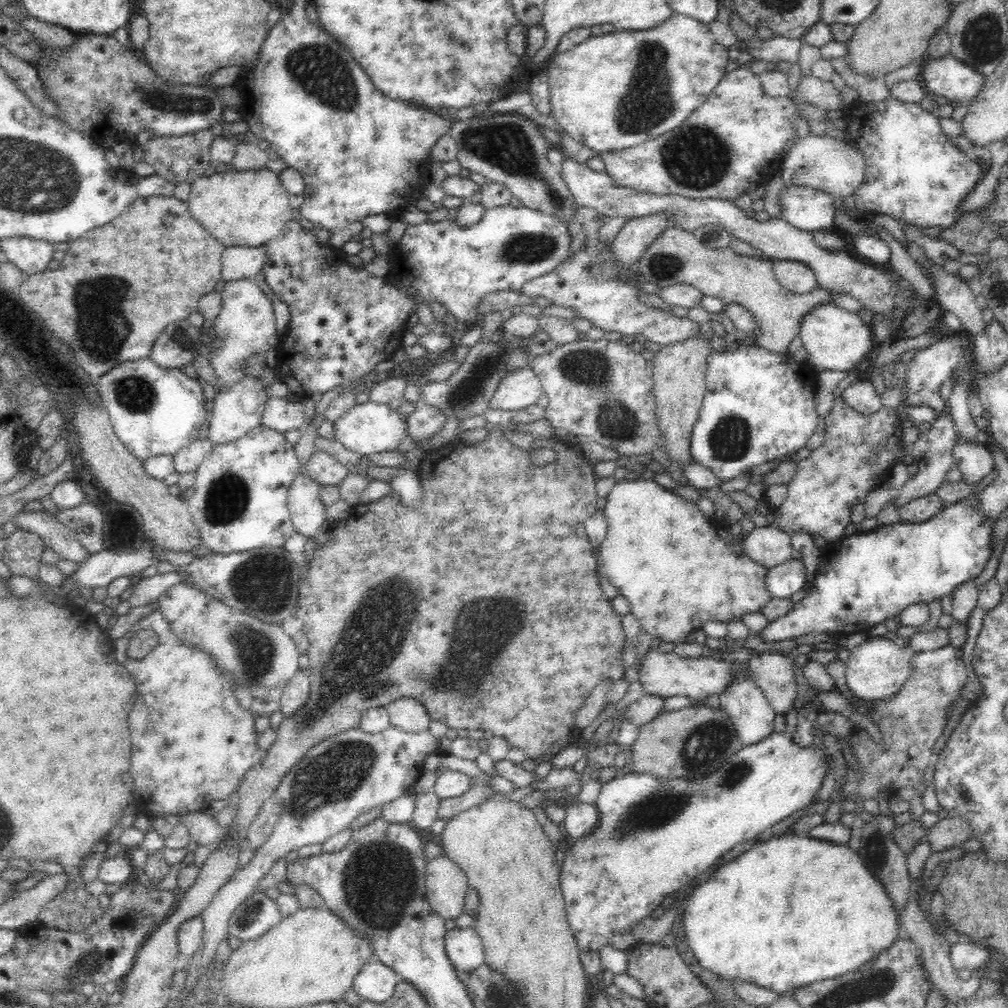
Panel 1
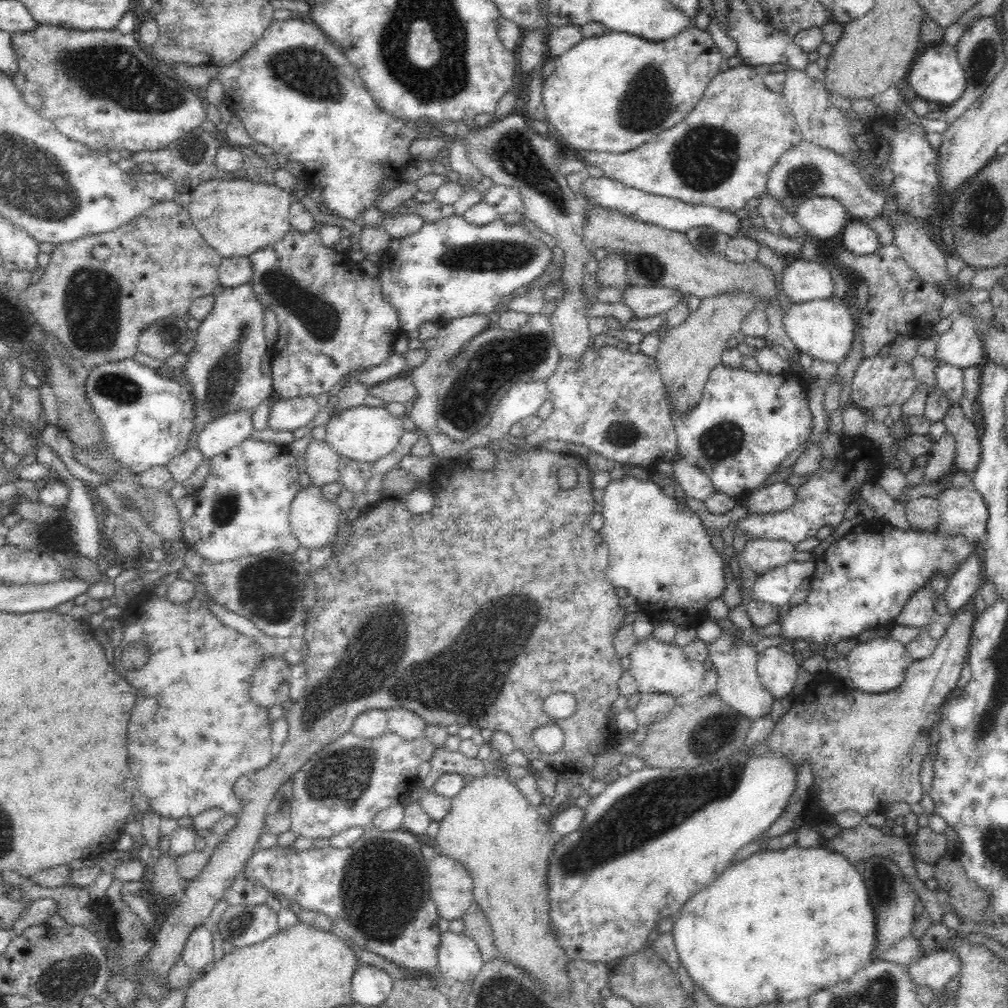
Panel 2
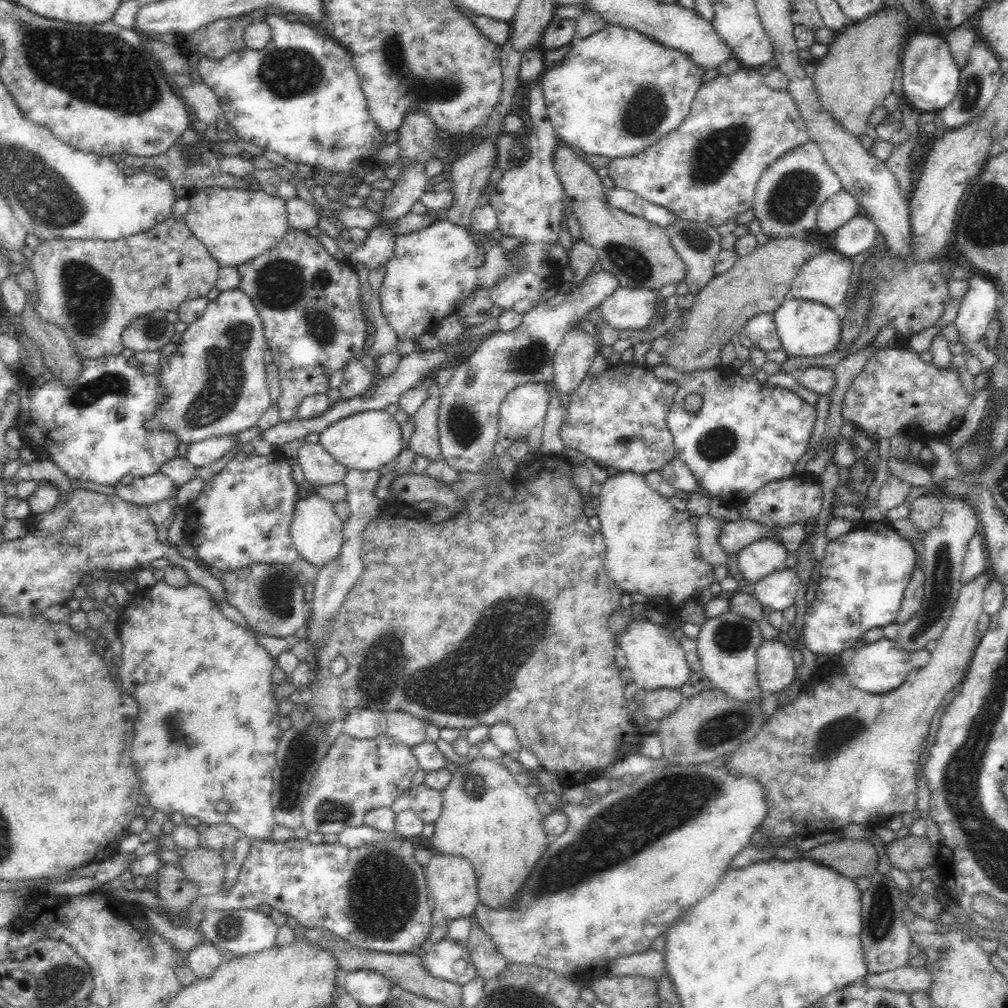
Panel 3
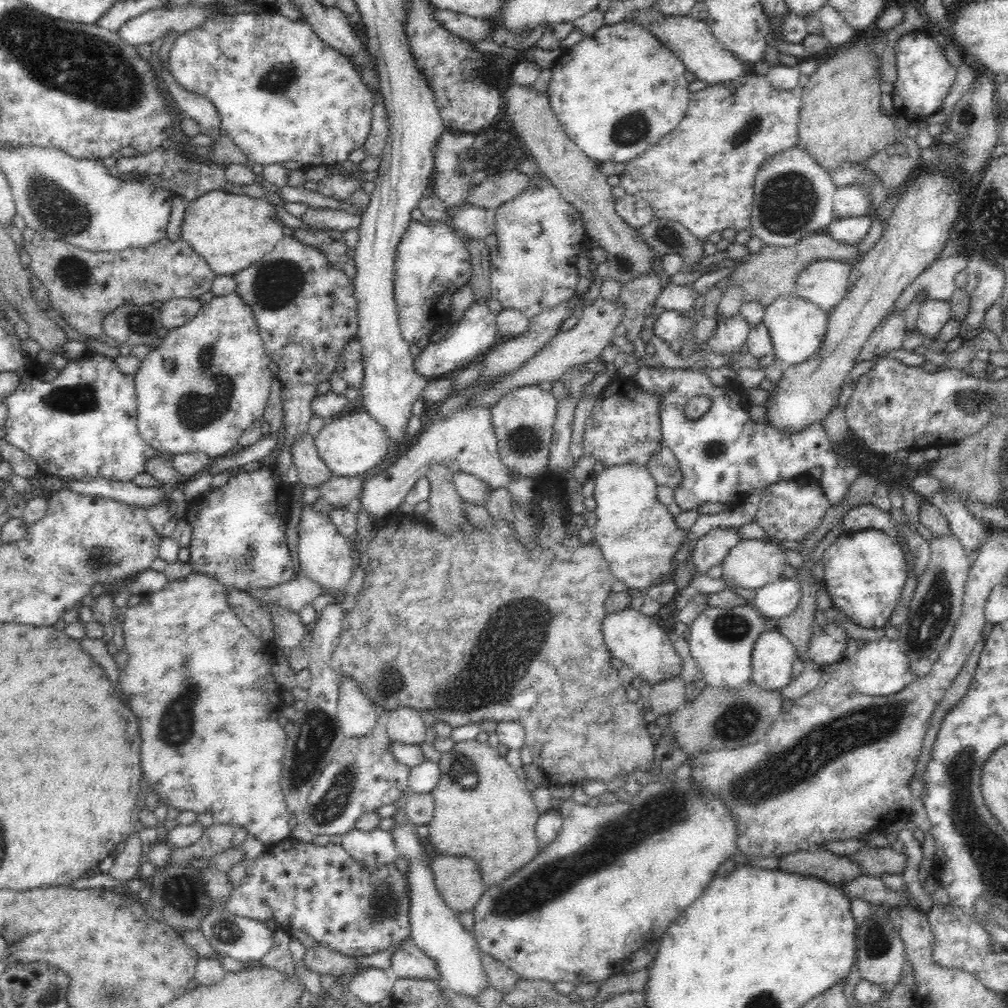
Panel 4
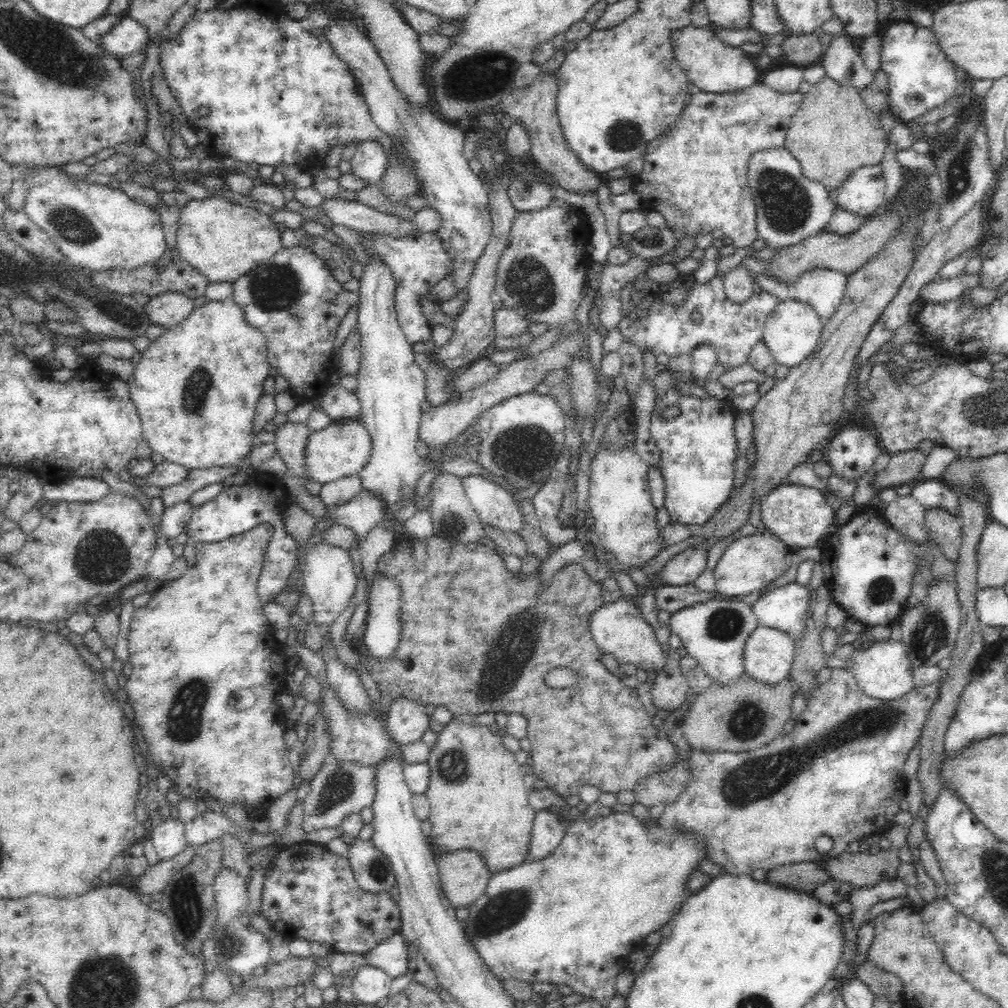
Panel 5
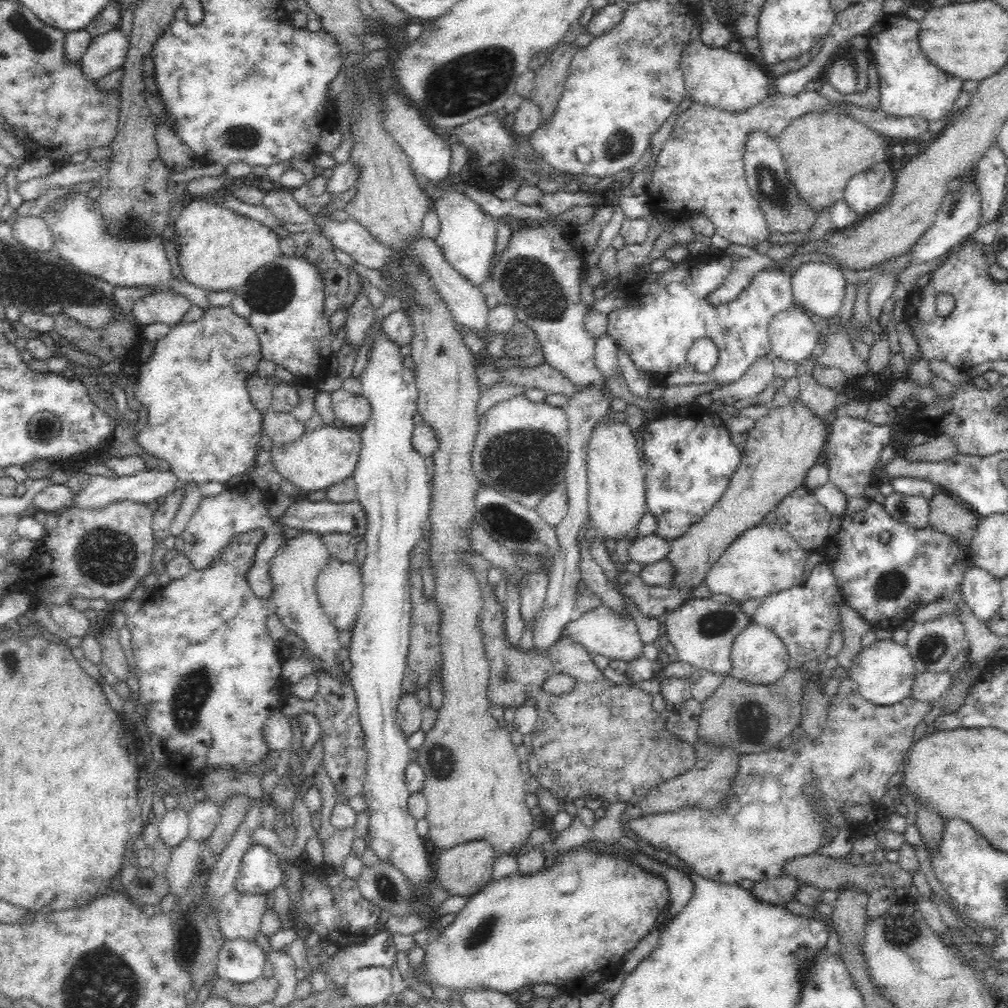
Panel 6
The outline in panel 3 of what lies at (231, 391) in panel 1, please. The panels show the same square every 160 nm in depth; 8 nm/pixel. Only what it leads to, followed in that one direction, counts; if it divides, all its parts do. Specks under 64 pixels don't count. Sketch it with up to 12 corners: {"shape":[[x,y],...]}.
{"shape":[[236,436],[188,445],[185,458],[198,470],[226,455]]}

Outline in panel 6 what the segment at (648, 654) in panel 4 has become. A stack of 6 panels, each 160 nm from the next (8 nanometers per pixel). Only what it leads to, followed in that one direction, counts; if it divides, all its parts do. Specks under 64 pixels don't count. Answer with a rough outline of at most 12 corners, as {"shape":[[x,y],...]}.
{"shape":[[606,605],[570,620],[560,639],[610,660],[642,657],[636,623]]}

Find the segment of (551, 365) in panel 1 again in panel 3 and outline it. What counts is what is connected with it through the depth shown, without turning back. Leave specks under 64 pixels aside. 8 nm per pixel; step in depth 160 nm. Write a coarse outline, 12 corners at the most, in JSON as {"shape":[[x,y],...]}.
{"shape":[[622,363],[563,402],[565,447],[645,475],[674,456],[677,384]]}

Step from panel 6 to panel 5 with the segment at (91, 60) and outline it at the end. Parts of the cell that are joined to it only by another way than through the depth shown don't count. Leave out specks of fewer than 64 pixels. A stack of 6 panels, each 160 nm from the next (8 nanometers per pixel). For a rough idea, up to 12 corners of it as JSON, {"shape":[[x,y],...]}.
{"shape":[[125,16],[100,38],[118,61],[146,44],[146,28]]}

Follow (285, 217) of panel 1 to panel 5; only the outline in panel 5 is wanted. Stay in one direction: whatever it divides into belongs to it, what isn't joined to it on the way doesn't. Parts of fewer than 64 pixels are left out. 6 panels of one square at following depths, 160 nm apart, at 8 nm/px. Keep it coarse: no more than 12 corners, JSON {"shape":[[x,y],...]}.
{"shape":[[190,199],[177,251],[208,284],[234,282],[283,246],[266,213]]}

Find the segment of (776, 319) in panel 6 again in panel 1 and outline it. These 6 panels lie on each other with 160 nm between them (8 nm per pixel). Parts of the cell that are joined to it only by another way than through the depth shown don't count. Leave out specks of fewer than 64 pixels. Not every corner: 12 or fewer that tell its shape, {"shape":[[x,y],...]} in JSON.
{"shape":[[832,303],[804,314],[797,336],[818,372],[855,370],[870,326]]}

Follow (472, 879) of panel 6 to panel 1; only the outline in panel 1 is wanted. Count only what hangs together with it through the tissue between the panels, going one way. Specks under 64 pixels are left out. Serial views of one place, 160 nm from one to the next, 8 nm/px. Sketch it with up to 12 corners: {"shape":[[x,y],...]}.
{"shape":[[445,854],[426,863],[430,907],[442,919],[463,914],[469,882]]}

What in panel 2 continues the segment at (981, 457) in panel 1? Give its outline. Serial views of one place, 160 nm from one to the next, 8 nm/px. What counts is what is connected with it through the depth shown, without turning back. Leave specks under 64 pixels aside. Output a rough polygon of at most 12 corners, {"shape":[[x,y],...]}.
{"shape":[[952,404],[943,419],[956,439],[954,465],[973,472],[980,442],[973,422]]}

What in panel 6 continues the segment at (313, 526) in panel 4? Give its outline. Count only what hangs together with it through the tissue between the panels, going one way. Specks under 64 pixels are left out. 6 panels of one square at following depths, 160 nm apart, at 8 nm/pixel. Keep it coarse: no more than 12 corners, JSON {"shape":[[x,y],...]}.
{"shape":[[332,560],[316,581],[336,631],[353,630],[363,603],[358,562]]}

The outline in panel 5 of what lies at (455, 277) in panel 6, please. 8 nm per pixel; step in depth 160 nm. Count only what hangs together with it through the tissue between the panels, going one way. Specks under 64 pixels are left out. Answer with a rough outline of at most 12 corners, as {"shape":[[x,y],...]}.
{"shape":[[324,199],[332,223],[402,238],[421,233],[413,221],[354,199]]}

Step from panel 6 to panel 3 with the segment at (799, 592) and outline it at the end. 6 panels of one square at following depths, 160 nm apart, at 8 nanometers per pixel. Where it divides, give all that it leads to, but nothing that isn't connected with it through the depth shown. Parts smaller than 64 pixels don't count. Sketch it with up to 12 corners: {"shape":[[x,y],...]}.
{"shape":[[776,571],[754,583],[763,606],[784,610],[794,604],[798,575]]}

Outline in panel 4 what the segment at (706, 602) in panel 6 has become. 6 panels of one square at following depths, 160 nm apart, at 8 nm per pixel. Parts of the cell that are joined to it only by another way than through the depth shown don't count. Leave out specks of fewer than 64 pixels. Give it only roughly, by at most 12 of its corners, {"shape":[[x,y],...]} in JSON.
{"shape":[[752,606],[706,607],[691,655],[711,687],[751,680],[765,630]]}

